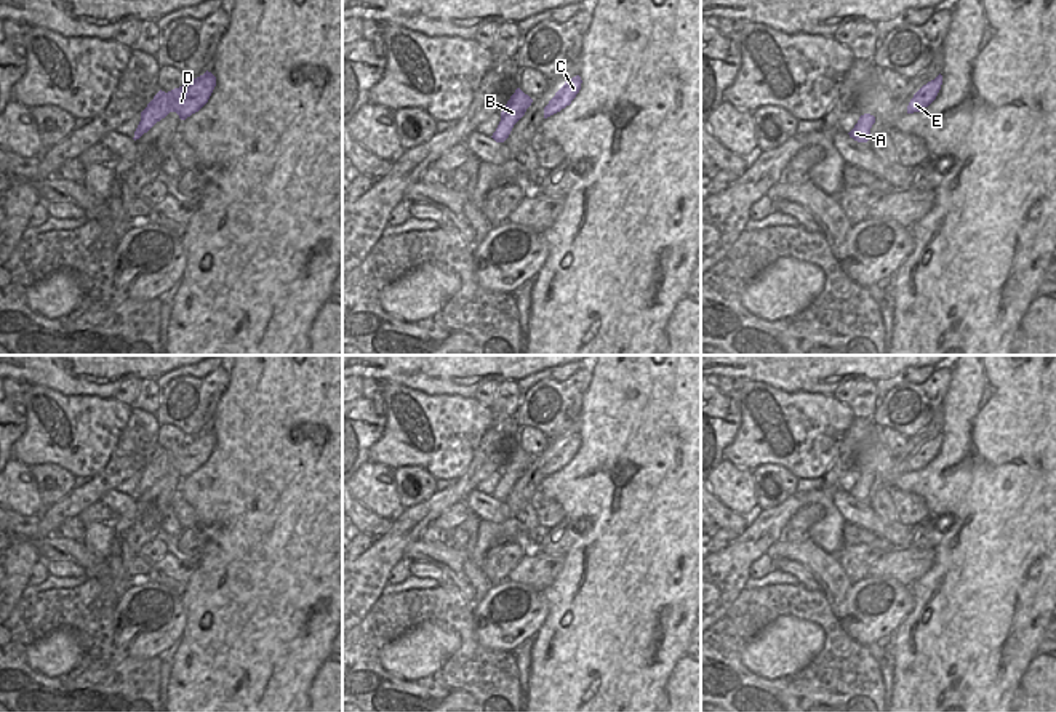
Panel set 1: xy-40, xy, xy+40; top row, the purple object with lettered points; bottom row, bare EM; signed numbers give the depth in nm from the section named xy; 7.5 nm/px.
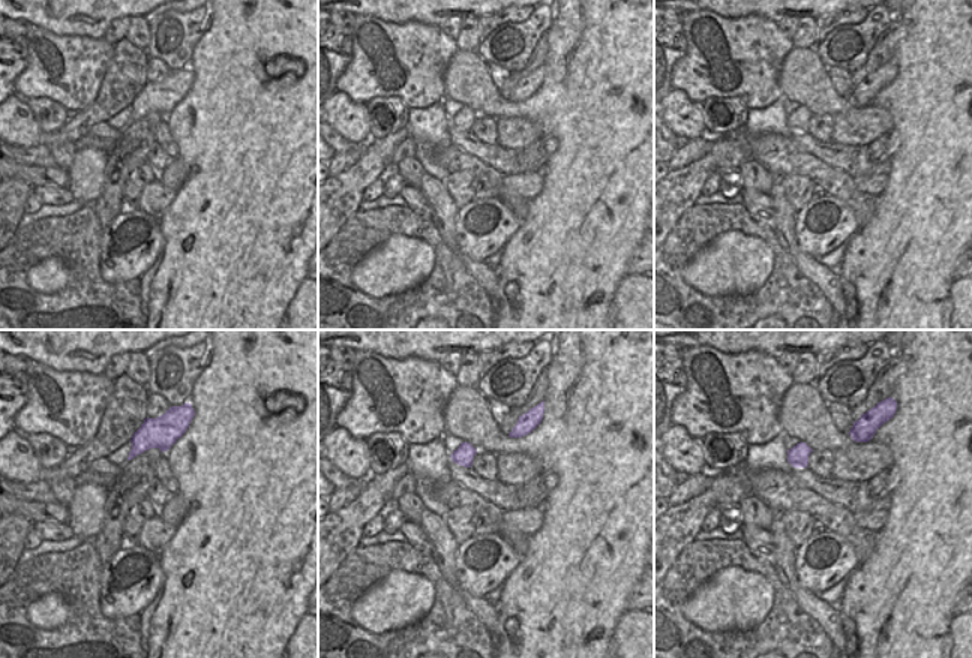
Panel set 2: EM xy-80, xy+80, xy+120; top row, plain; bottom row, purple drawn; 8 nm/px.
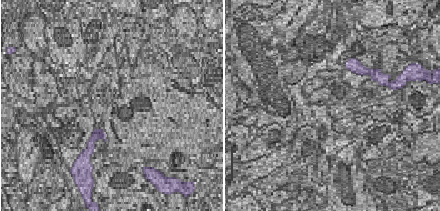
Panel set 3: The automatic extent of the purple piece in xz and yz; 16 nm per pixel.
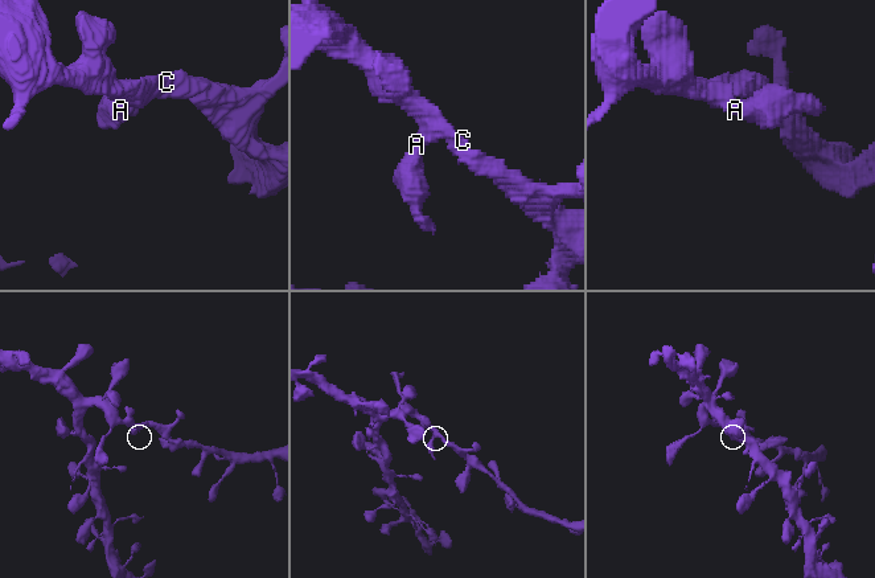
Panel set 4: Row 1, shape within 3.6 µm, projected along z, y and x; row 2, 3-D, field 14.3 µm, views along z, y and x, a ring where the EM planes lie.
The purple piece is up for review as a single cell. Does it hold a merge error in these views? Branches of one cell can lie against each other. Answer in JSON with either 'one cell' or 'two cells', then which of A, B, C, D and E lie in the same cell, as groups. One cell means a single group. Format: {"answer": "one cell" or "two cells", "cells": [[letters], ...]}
{"answer": "one cell", "cells": [["A", "B", "C", "D", "E"]]}

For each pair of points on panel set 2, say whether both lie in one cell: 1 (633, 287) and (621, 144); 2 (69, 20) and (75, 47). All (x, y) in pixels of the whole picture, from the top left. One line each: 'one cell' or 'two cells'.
1: two cells
2: two cells

